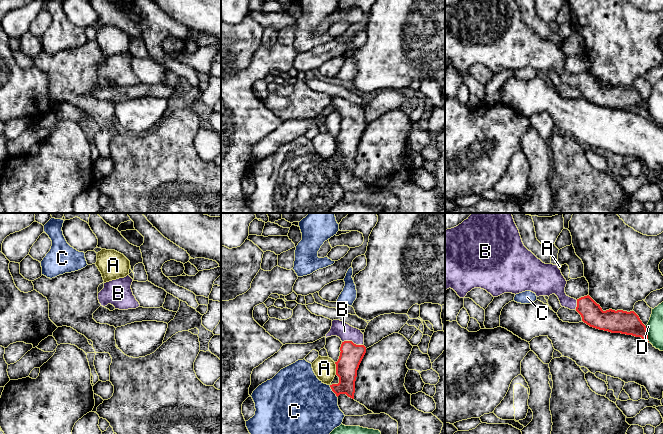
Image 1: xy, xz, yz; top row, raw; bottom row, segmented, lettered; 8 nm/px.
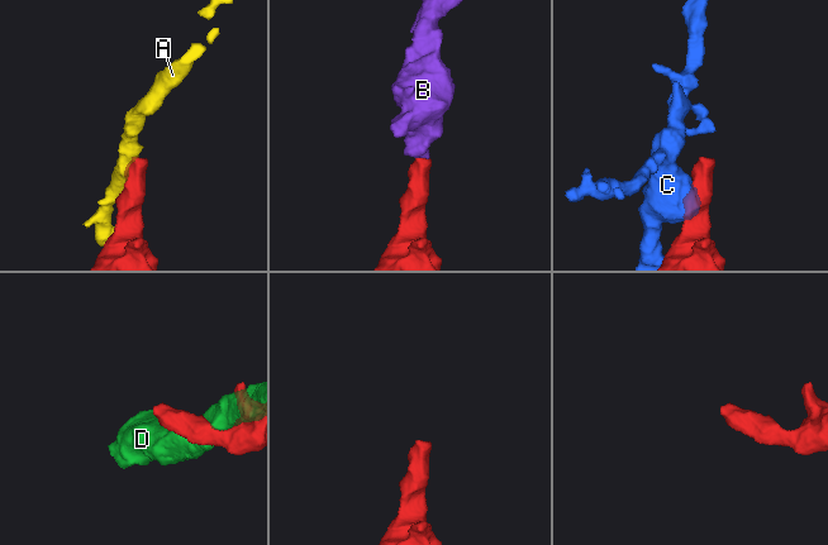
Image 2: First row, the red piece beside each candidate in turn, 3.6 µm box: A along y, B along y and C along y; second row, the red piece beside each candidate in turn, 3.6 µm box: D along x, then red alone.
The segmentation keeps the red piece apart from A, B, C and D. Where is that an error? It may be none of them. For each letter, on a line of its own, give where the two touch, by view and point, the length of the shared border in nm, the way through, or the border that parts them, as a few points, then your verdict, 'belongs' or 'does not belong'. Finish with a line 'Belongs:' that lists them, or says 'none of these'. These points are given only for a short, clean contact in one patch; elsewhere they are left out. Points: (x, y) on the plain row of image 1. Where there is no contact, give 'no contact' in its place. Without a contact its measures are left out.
A: contact xz (336, 144); length 110 nm; border xz (334, 138), (336, 150); does not belong
B: contact xz (351, 117); length 170 nm; way xz (351, 131), (351, 117), (344, 107); belongs
C: contact xz (332, 166); length 120 nm; does not belong
D: contact yz (647, 110); length 130 nm; does not belong
Belongs: B

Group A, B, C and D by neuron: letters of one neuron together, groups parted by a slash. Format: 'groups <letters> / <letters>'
groups A / B / C / D

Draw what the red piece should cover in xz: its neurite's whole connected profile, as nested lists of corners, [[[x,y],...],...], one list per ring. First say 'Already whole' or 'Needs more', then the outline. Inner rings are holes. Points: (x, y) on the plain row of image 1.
Needs more. [[[333,96],[331,105],[325,113],[331,112],[339,113],[342,120],[339,135],[335,138],[339,159],[330,163],[337,173],[346,170],[354,175],[357,146],[366,129],[366,123],[363,121],[364,110],[343,97]]]

